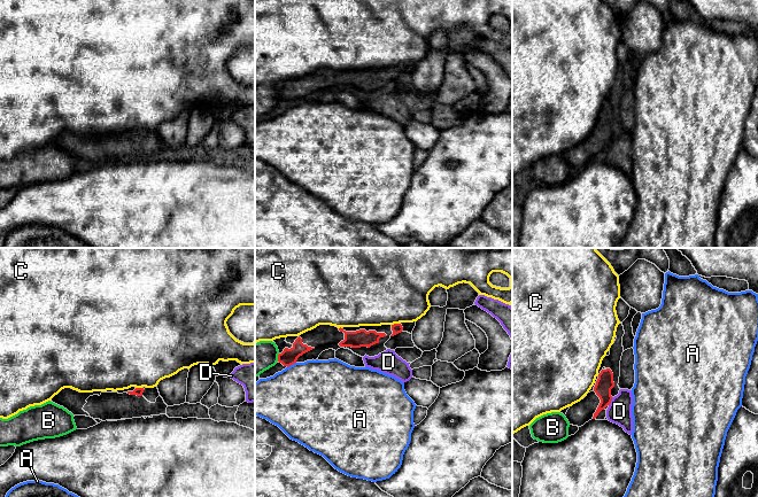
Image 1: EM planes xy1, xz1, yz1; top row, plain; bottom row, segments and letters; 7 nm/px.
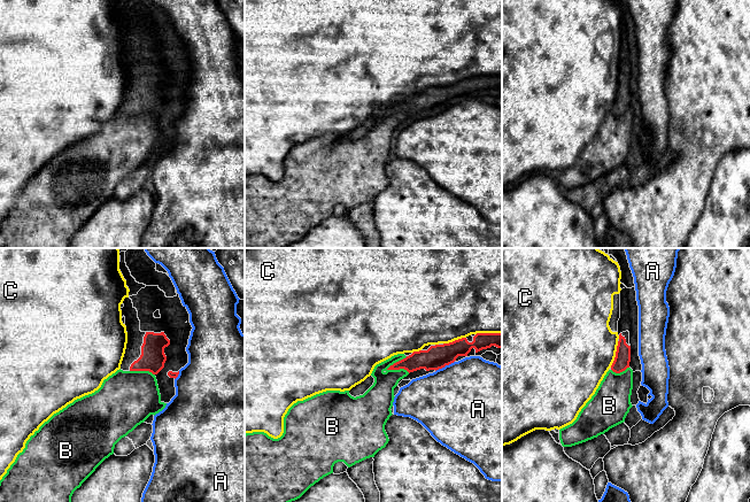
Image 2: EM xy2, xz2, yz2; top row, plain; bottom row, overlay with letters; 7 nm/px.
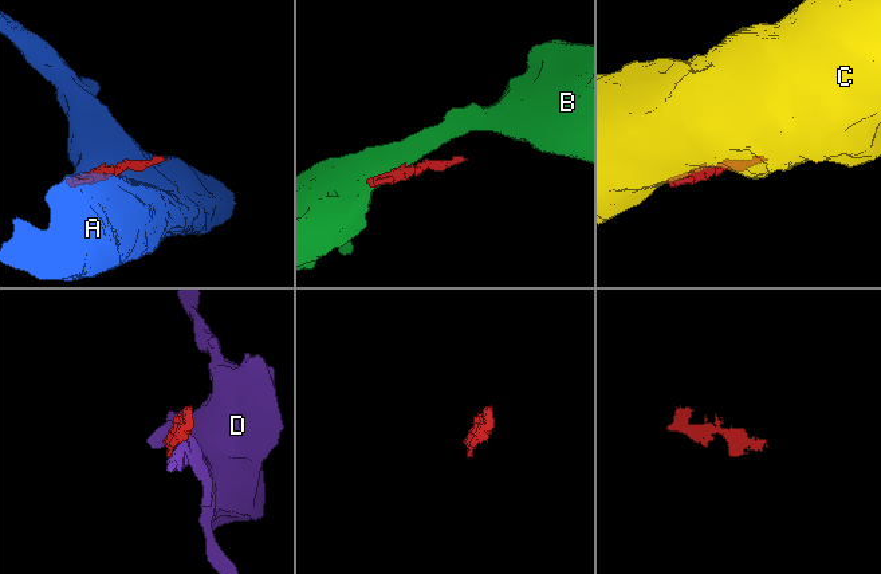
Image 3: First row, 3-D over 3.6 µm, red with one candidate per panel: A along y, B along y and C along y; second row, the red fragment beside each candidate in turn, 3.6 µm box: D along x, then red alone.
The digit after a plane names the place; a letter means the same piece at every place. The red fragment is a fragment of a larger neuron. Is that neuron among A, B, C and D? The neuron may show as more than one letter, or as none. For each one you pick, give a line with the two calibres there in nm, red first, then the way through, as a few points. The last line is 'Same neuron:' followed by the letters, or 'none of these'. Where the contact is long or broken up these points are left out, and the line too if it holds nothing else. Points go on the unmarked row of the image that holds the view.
Same neuron: none of these

